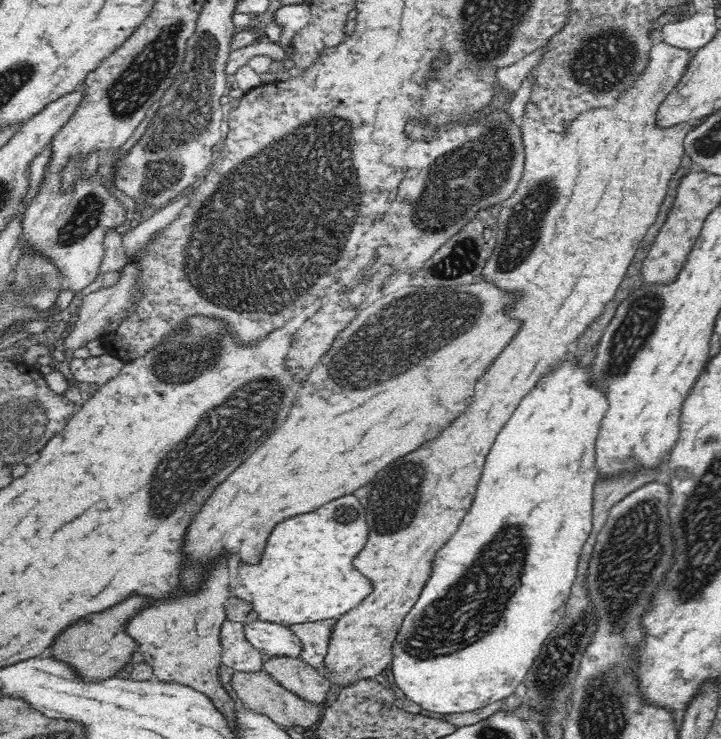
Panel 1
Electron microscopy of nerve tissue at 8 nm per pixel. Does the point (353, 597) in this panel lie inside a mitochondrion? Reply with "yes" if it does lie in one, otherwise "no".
no

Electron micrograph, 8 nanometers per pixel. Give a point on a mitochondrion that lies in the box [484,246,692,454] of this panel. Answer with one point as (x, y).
(643, 314)

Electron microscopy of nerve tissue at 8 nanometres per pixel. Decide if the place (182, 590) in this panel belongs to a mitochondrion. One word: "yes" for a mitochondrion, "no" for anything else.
no

